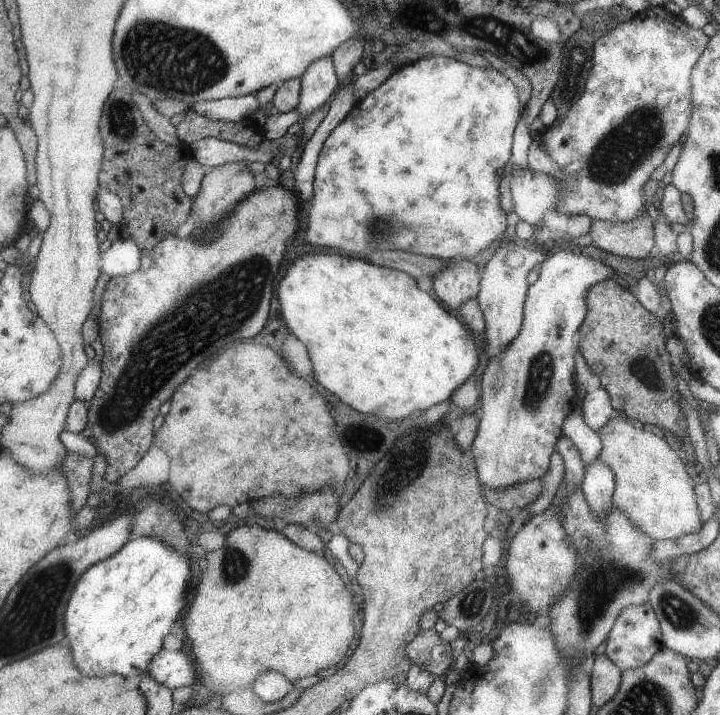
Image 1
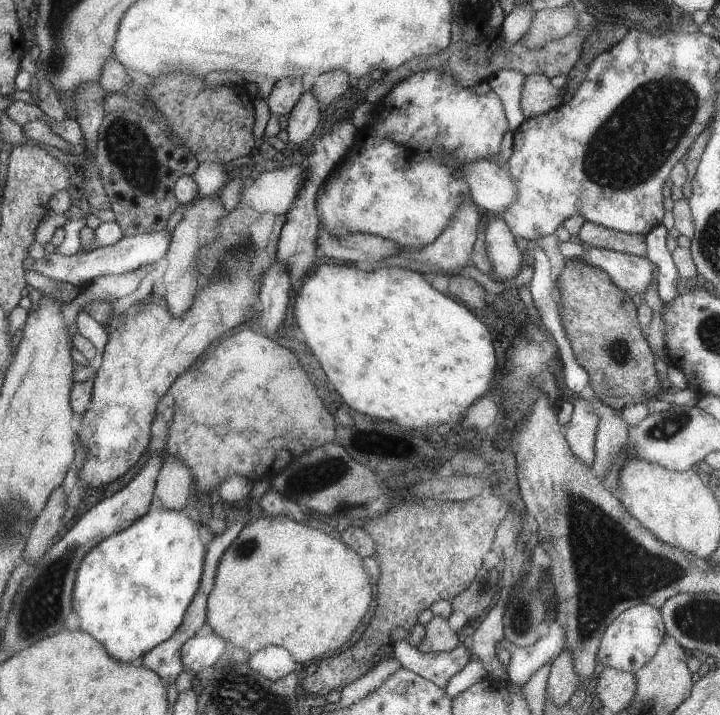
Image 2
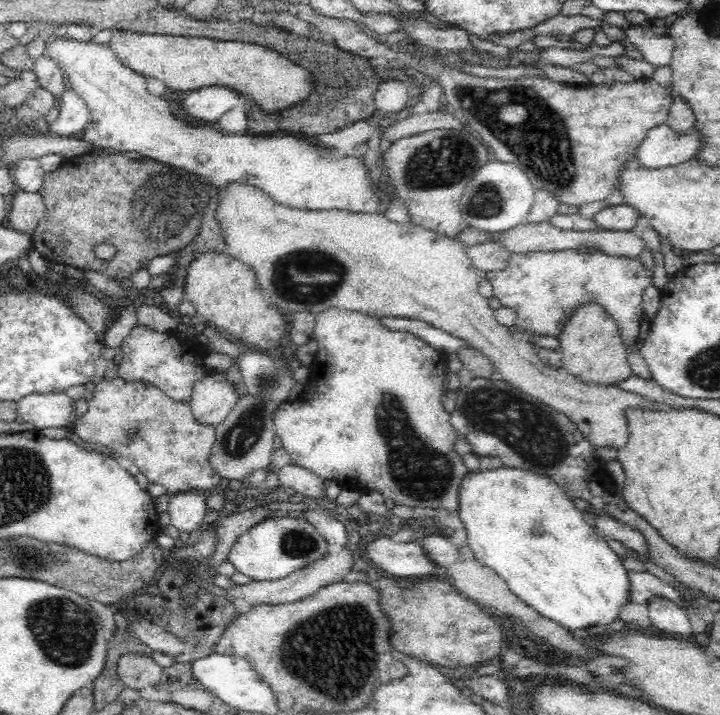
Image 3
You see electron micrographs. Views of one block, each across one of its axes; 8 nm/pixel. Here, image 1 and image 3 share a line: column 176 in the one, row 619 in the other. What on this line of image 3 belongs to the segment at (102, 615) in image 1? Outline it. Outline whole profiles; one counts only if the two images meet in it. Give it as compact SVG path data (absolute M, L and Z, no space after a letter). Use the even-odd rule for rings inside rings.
M476 465L472 467L465 478L462 478L460 490L458 492L458 516L460 521L465 525L467 533L468 550L472 552L475 559L484 567L494 571L509 587L509 590L518 599L530 605L532 609L539 612L543 617L549 618L558 624L562 624L568 630L584 630L590 631L590 628L604 628L608 624L612 624L618 618L620 608L629 601L630 582L626 577L626 569L622 565L620 556L613 552L608 544L594 533L594 526L589 520L589 514L584 513L576 508L576 505L566 494L562 485L559 485L553 478L532 472L531 470L522 470L508 468L502 465L498 468L481 469ZM653 597L646 603L652 628L658 628L660 632L666 632L672 636L690 636L692 632L690 621L684 609L676 602L668 601L664 597Z

